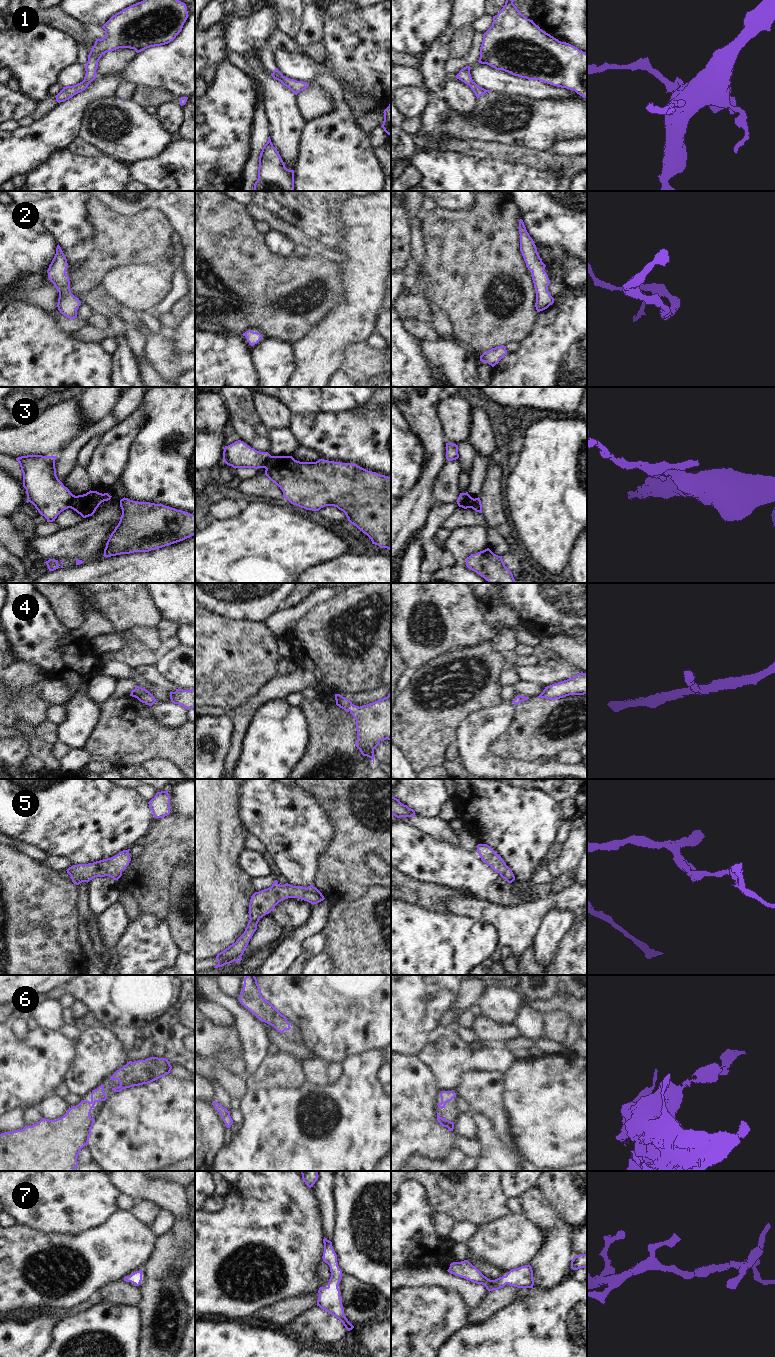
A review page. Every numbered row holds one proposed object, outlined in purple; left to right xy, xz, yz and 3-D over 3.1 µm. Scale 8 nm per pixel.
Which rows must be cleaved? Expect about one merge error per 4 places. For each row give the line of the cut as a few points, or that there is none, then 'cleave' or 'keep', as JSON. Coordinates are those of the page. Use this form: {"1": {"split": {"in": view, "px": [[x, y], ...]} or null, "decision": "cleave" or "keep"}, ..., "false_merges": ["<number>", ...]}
{"1": {"split": {"in": "xy", "px": [[81, 82], [88, 84]]}, "decision": "cleave"}, "2": {"split": null, "decision": "keep"}, "3": {"split": {"in": "xy", "px": [[74, 495], [68, 507]]}, "decision": "cleave"}, "4": {"split": null, "decision": "keep"}, "5": {"split": null, "decision": "keep"}, "6": {"split": null, "decision": "keep"}, "7": {"split": null, "decision": "keep"}, "false_merges": ["1", "3"]}

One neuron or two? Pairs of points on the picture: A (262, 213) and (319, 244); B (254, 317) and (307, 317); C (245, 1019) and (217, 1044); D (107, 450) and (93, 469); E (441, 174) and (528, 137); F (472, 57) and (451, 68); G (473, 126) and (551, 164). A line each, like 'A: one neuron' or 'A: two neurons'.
A: one neuron
B: one neuron
C: two neurons
D: one neuron
E: two neurons
F: one neuron
G: two neurons

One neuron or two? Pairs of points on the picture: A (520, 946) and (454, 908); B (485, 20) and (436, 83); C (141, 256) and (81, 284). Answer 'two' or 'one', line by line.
A: one
B: two
C: one

